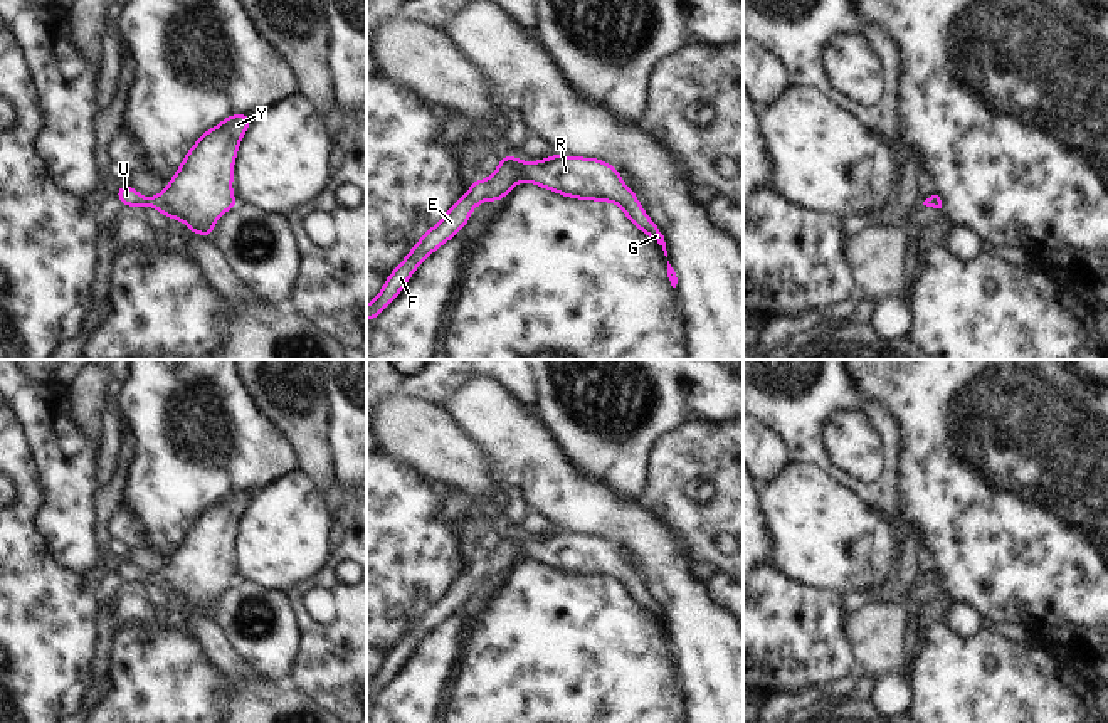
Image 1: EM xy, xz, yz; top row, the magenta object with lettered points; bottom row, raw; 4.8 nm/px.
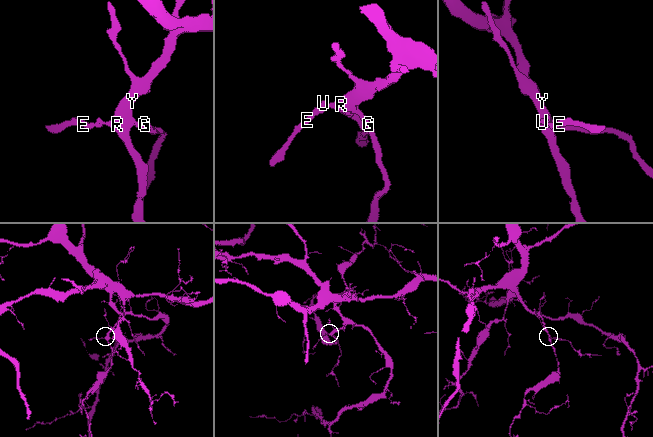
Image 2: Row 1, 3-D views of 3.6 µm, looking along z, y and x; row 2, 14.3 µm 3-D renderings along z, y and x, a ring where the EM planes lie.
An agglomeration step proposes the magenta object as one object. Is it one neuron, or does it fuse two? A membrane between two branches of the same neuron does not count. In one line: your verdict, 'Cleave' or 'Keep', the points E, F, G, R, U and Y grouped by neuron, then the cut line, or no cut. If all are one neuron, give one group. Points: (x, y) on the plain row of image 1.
Keep. Groups: E F G R U Y. No split.

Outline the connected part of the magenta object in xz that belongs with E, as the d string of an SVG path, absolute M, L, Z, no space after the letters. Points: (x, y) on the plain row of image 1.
M503 531L499 543L488 557L474 557L462 575L427 607L409 632L387 654L378 673L367 683L368 701L398 673L412 649L441 622L452 615L471 595L471 585L483 577L499 578L518 558L530 558L562 570L568 575L617 580L627 595L654 619L667 634L664 612L639 582L636 570L622 558L622 551L599 535L551 531L541 538L525 540L521 535Z

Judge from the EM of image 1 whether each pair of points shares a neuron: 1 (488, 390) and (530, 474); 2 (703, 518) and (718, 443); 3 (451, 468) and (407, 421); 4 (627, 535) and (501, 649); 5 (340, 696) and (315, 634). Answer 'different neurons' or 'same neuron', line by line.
1: same neuron
2: same neuron
3: same neuron
4: different neurons
5: same neuron

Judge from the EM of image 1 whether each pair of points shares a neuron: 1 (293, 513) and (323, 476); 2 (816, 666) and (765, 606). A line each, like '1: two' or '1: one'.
1: two
2: one

